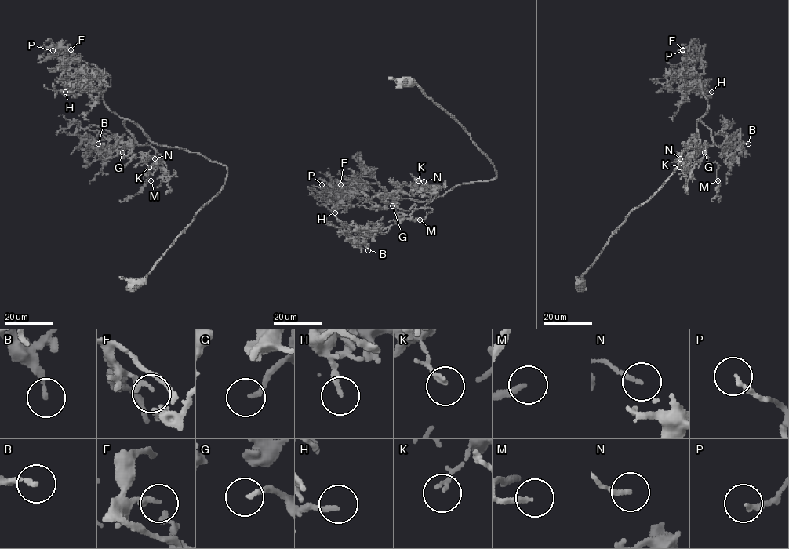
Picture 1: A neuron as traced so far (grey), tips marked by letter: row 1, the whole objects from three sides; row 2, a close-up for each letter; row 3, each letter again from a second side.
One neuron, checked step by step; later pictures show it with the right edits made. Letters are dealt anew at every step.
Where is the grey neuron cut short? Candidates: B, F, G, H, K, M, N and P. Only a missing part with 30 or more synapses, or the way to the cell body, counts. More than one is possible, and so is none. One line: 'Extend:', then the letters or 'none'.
Extend: G, M

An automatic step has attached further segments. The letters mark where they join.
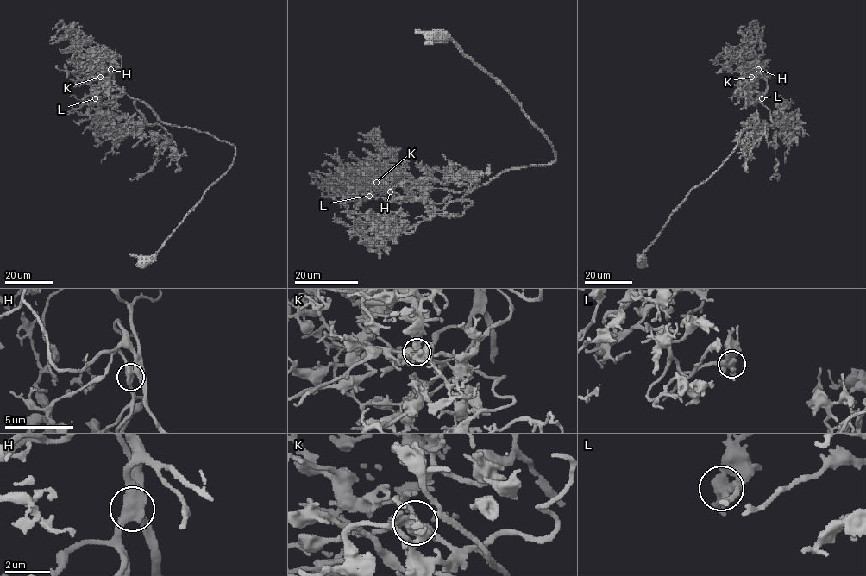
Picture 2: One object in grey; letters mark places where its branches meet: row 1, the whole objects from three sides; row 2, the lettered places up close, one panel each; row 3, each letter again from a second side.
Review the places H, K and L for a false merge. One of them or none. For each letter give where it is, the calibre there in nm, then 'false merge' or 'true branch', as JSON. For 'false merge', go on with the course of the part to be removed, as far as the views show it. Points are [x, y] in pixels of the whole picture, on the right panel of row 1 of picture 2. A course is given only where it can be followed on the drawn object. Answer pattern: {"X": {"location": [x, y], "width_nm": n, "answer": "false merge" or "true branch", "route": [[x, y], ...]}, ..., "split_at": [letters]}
{"H": {"location": [758, 69], "width_nm": 460, "answer": "true branch"}, "K": {"location": [751, 77], "width_nm": 440, "answer": "true branch"}, "L": {"location": [762, 98], "width_nm": 460, "answer": "true branch"}, "split_at": []}

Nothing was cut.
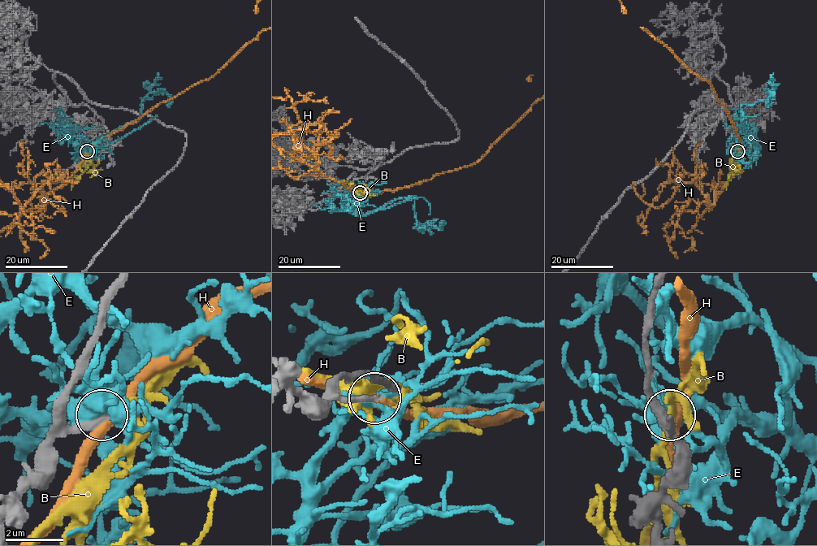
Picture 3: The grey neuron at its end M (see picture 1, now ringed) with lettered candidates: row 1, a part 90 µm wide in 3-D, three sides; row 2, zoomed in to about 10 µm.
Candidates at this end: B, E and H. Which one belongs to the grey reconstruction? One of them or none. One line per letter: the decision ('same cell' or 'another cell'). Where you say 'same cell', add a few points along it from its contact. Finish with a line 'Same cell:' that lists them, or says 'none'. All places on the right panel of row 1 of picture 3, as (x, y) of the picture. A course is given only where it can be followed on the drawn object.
B: same cell | via (737, 151), (732, 171), (731, 164), (736, 170), (732, 178)
E: another cell
H: another cell
Same cell: B

